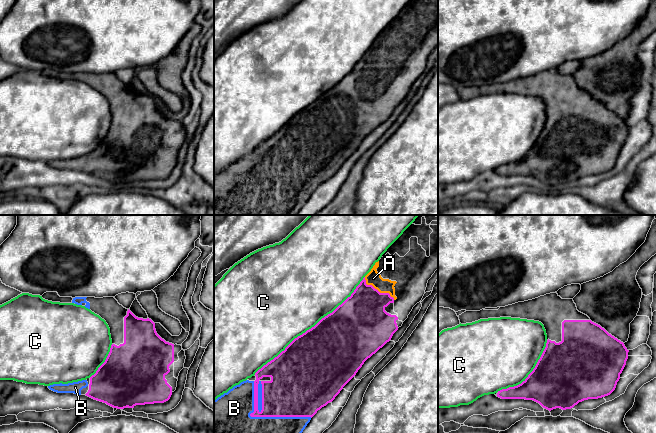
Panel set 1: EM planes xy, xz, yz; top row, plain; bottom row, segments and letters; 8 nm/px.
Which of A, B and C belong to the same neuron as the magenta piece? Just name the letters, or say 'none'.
A, B

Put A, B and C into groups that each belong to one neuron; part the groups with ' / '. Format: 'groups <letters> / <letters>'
groups A B / C

